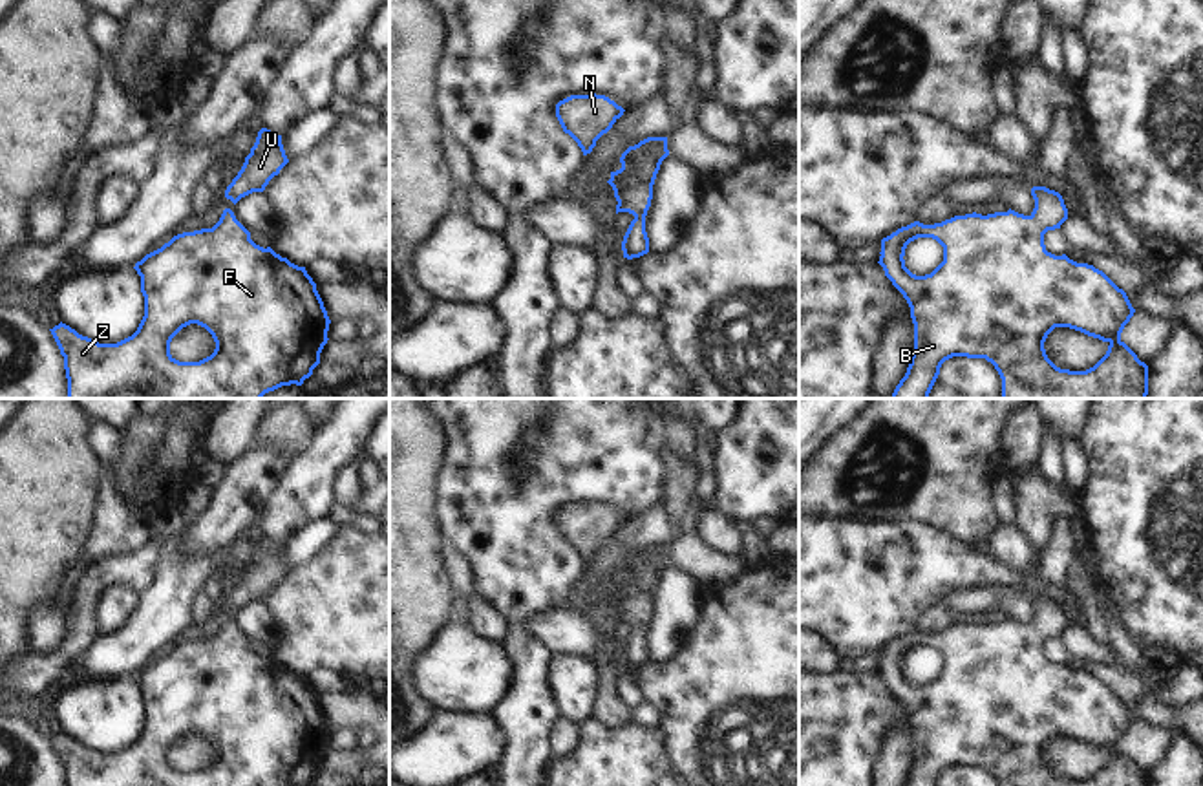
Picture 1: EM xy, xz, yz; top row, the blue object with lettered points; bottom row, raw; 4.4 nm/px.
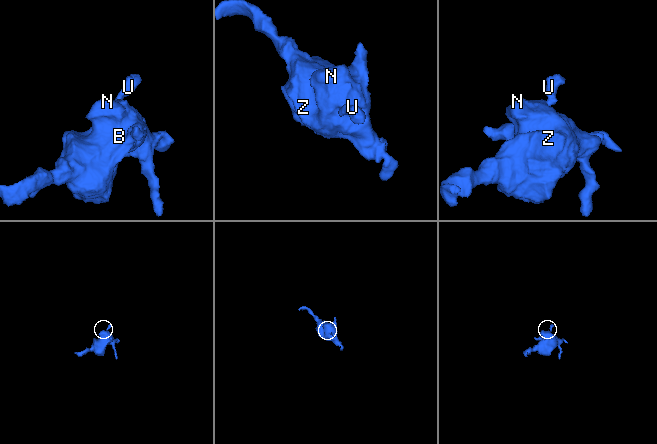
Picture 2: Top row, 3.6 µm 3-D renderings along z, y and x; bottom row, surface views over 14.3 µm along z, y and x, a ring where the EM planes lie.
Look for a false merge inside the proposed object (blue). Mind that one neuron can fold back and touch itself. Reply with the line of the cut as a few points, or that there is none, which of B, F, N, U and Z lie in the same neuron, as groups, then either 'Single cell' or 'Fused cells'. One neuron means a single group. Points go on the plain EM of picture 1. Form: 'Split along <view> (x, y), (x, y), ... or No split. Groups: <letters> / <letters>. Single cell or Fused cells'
No split. Groups: B F N U Z. Single cell

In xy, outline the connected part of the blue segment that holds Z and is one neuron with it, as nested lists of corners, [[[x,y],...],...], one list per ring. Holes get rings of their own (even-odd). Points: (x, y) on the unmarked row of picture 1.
[[[230,618],[223,620],[212,638],[174,645],[137,671],[133,678],[141,685],[144,726],[132,746],[117,753],[99,753],[62,731],[49,738],[64,766],[66,786],[311,786],[320,773],[331,729],[316,693],[305,676],[291,673],[271,656],[256,654]],[[190,733],[205,737],[216,759],[199,771],[179,771],[170,764],[170,751]]]

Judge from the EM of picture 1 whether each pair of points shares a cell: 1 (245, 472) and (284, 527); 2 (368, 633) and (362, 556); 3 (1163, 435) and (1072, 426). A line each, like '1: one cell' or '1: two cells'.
1: two cells
2: one cell
3: two cells

